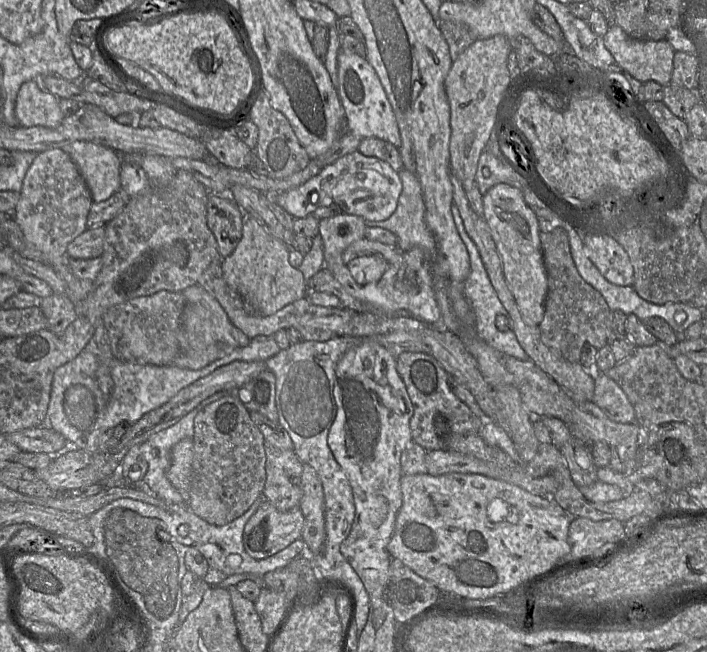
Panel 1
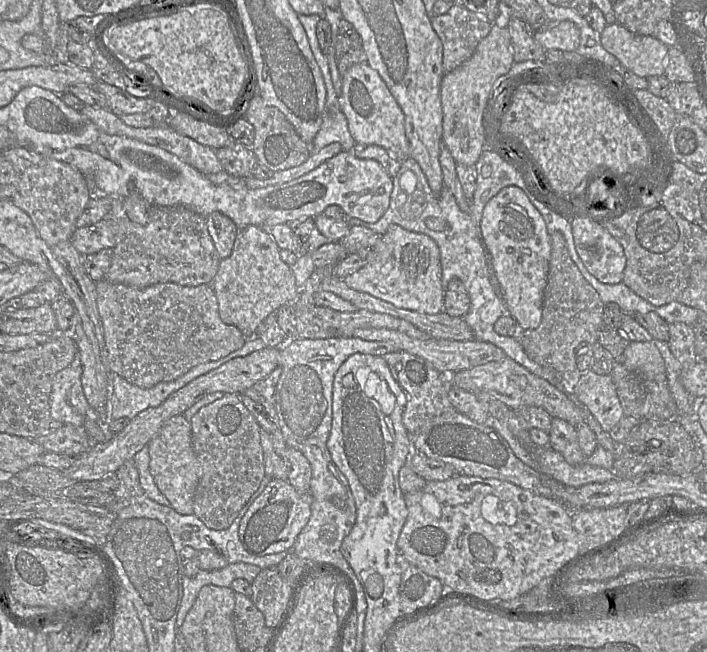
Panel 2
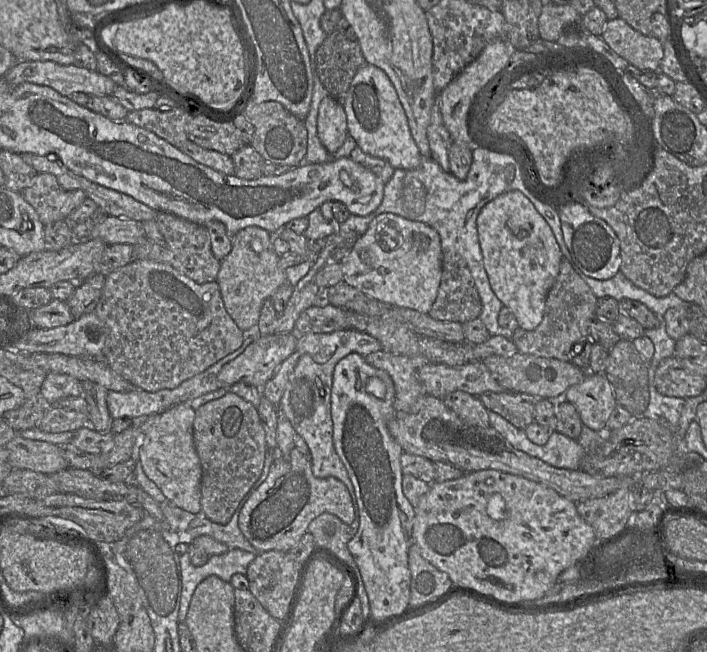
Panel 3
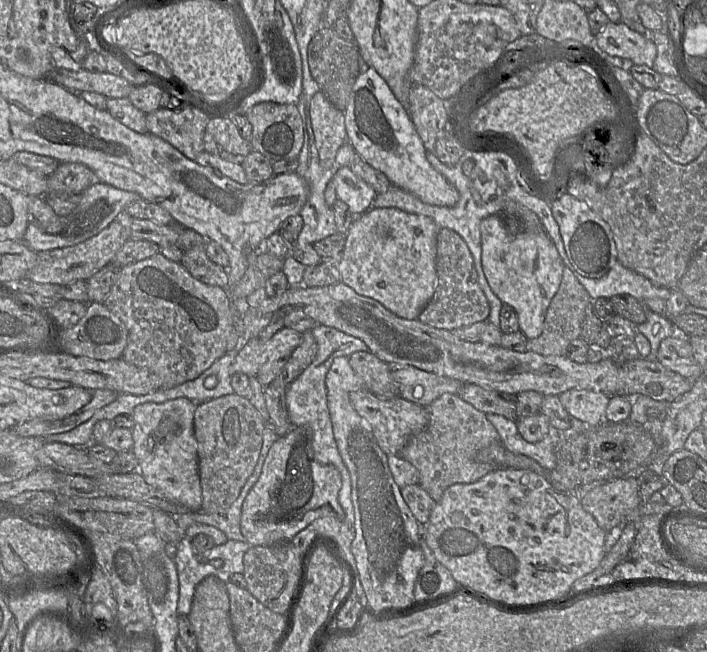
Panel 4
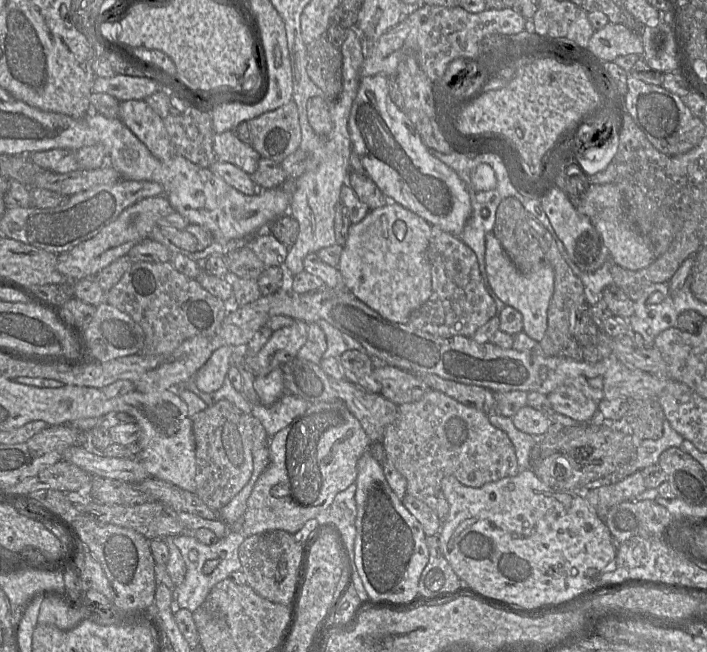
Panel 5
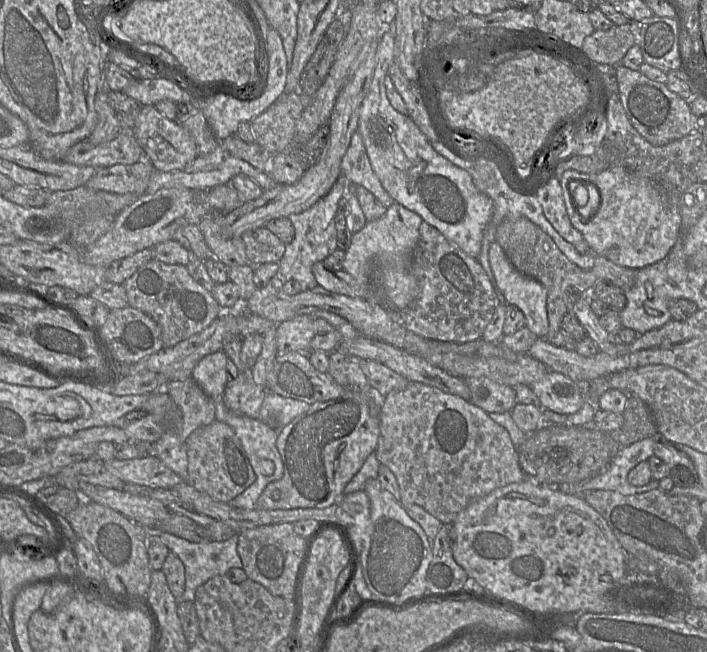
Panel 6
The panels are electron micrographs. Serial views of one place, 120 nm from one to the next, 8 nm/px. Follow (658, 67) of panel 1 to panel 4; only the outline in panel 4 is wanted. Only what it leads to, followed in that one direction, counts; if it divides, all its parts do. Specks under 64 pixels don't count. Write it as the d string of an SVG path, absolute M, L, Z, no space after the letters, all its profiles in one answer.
M608 21L595 39L603 52L630 59L636 65L652 67L657 55L656 45L649 38L633 31L622 21Z

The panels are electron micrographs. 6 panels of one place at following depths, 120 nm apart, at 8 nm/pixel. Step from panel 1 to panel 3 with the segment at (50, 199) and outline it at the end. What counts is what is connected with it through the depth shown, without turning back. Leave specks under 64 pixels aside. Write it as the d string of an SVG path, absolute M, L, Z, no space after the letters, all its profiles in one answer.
M38 173L22 192L24 199L35 209L43 225L65 220L86 198L86 194L79 189L65 190L60 186L56 176L50 173Z

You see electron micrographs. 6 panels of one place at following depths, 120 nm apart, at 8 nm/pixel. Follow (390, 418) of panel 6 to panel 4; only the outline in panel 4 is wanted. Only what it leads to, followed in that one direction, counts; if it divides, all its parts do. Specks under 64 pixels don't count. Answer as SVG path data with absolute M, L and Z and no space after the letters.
M444 393L427 407L429 413L428 426L420 433L414 435L402 448L399 456L415 466L419 472L419 485L438 503L444 491L456 483L474 483L489 472L504 467L497 467L489 463L475 461L476 453L499 440L499 434L494 426L487 420L486 414L477 410L464 401L457 394Z

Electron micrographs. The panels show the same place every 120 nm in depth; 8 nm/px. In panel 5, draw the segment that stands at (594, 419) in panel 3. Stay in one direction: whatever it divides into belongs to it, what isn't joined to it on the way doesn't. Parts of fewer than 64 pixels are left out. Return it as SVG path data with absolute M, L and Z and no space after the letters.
M563 385L547 395L553 410L576 422L589 422L597 414L598 402L572 385Z

